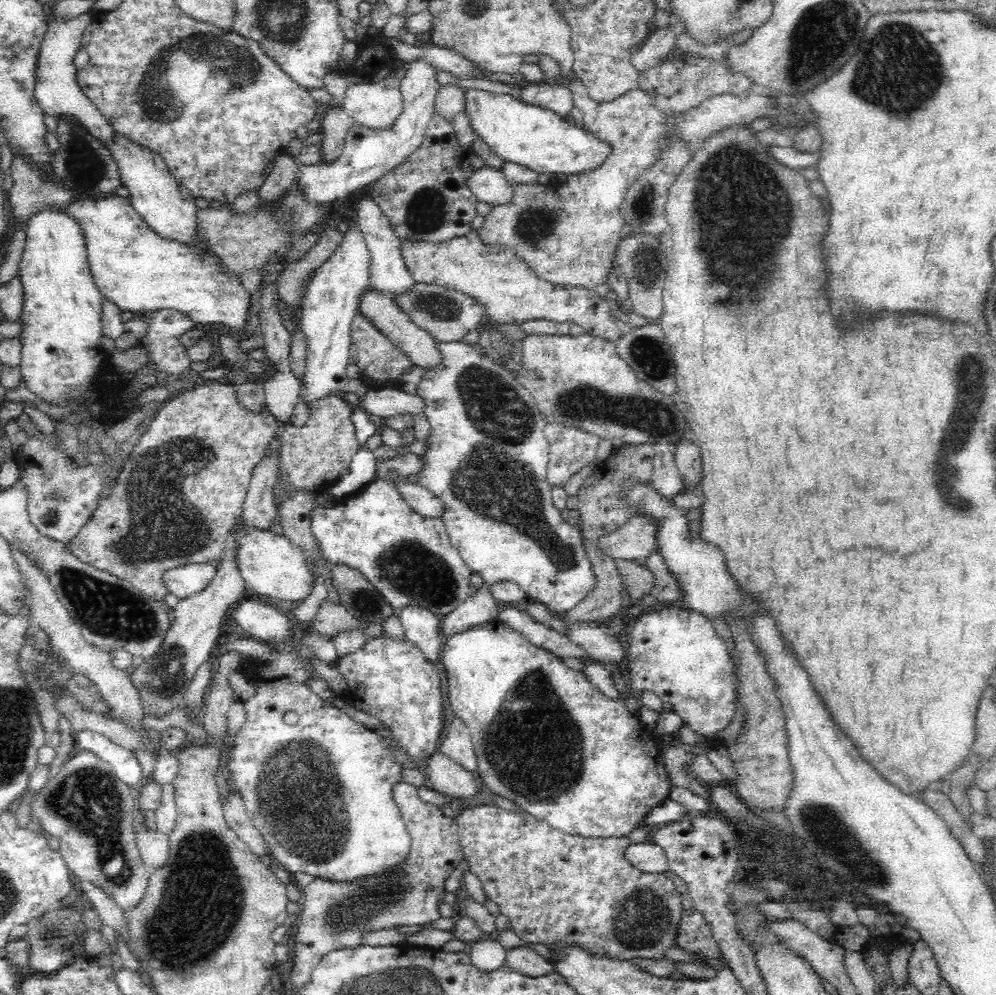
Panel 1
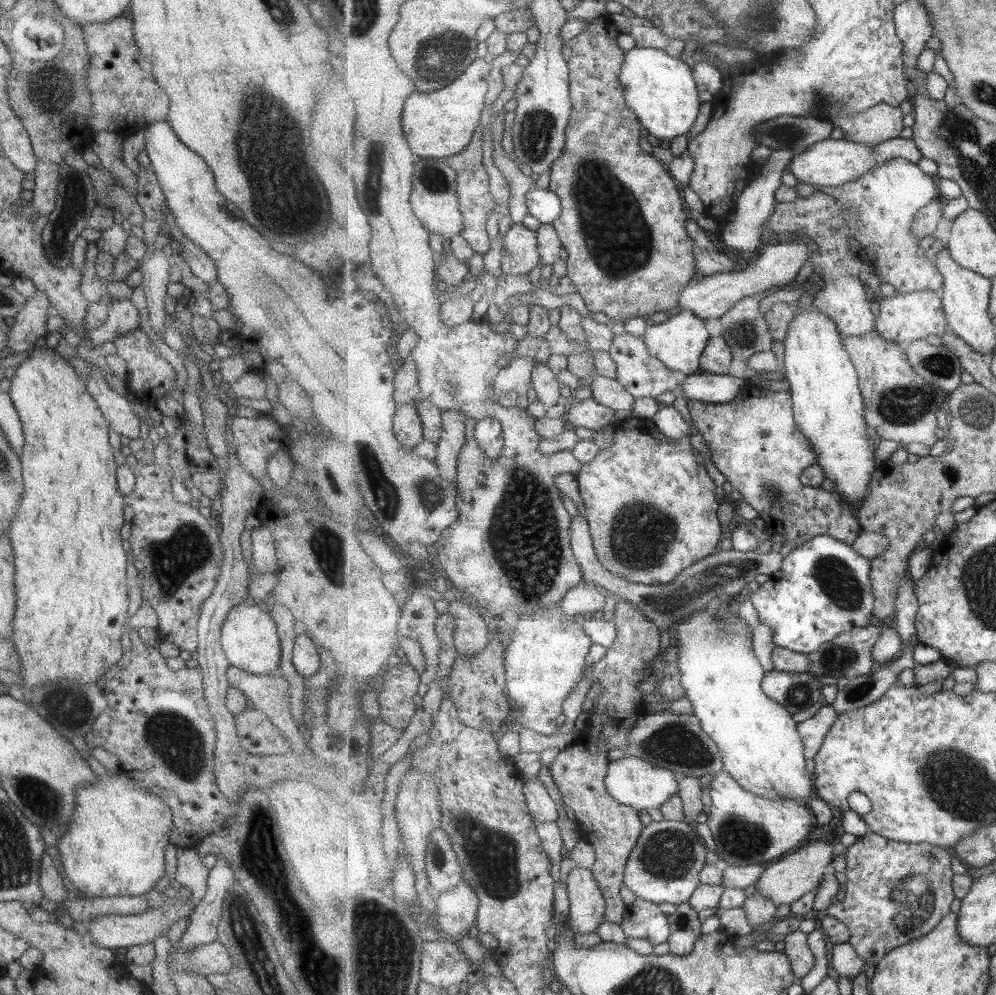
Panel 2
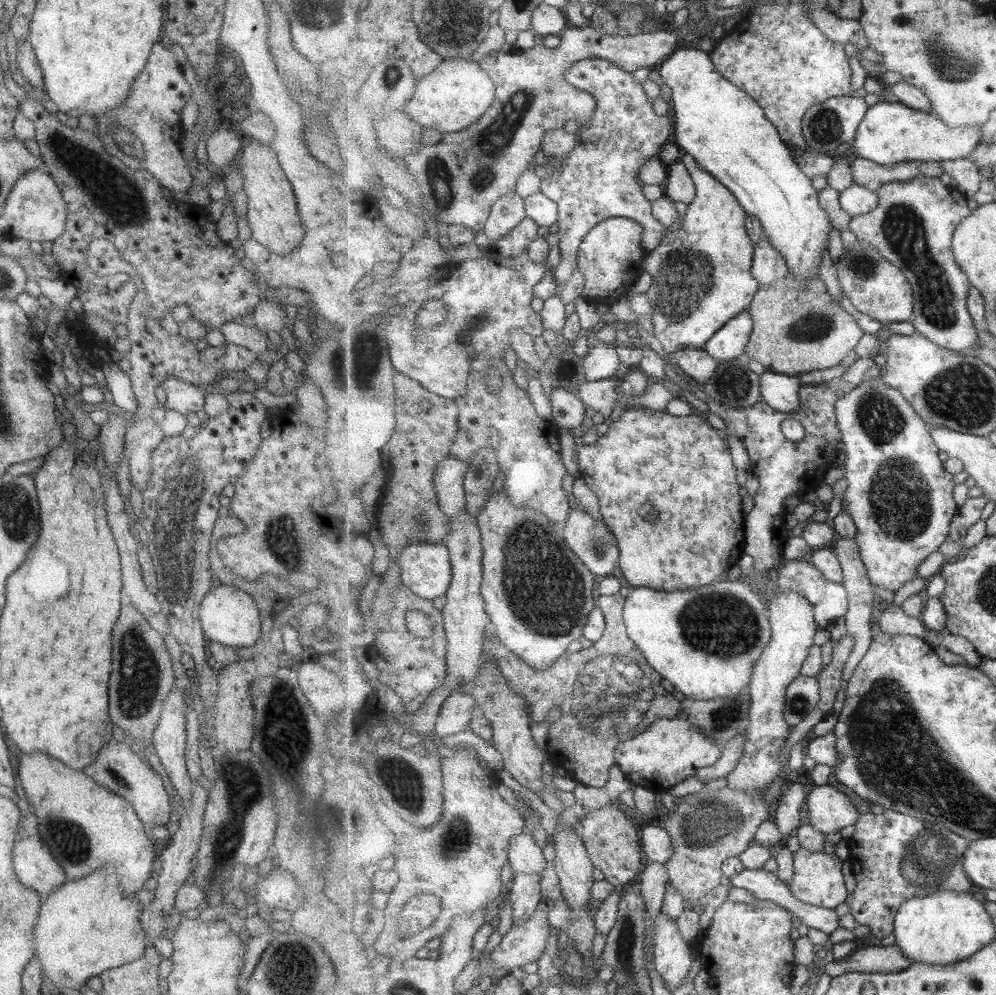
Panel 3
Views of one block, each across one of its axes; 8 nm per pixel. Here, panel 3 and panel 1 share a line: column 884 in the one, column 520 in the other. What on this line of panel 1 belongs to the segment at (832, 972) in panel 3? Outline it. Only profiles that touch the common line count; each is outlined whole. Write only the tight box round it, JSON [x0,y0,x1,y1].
[506,947,555,977]

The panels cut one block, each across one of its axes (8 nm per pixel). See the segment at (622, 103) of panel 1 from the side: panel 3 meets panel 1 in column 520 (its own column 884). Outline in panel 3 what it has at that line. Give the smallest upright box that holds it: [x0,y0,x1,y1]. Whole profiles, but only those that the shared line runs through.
[850,175,978,351]

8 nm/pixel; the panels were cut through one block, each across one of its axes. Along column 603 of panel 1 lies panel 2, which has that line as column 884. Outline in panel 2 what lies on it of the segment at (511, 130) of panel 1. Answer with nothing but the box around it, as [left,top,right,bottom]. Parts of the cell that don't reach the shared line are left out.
[789,138,923,187]

